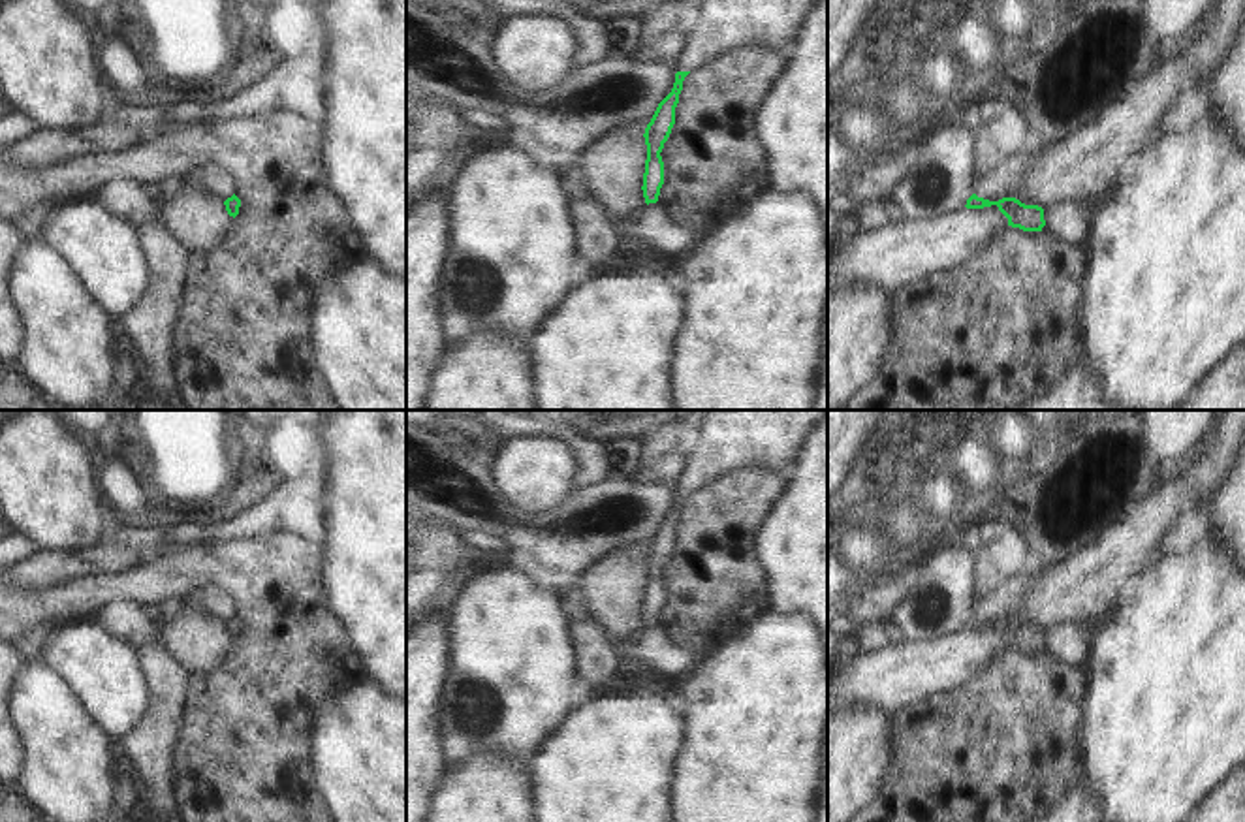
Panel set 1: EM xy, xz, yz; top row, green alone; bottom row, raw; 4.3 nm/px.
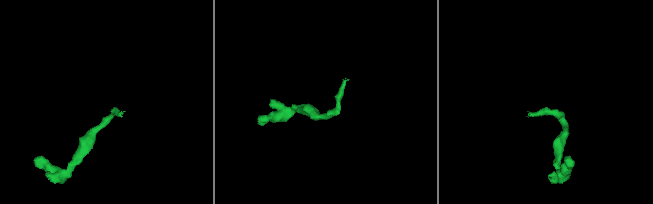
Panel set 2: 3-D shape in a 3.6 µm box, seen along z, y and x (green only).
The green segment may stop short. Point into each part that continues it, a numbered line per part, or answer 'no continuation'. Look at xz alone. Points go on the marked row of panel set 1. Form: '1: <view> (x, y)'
1: xz (717, 27)

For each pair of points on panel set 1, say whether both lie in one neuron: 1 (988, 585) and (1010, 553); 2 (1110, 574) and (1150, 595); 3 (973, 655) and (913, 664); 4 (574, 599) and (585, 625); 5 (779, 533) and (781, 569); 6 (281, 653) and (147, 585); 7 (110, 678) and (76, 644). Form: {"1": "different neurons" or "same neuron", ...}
{"1": "same neuron", "2": "different neurons", "3": "same neuron", "4": "same neuron", "5": "same neuron", "6": "same neuron", "7": "same neuron"}

